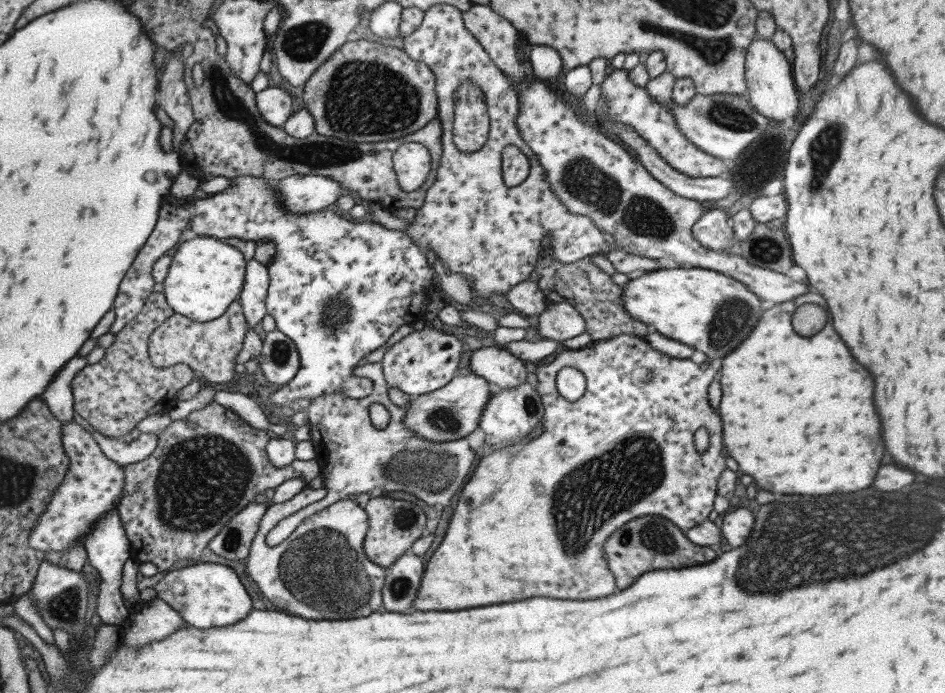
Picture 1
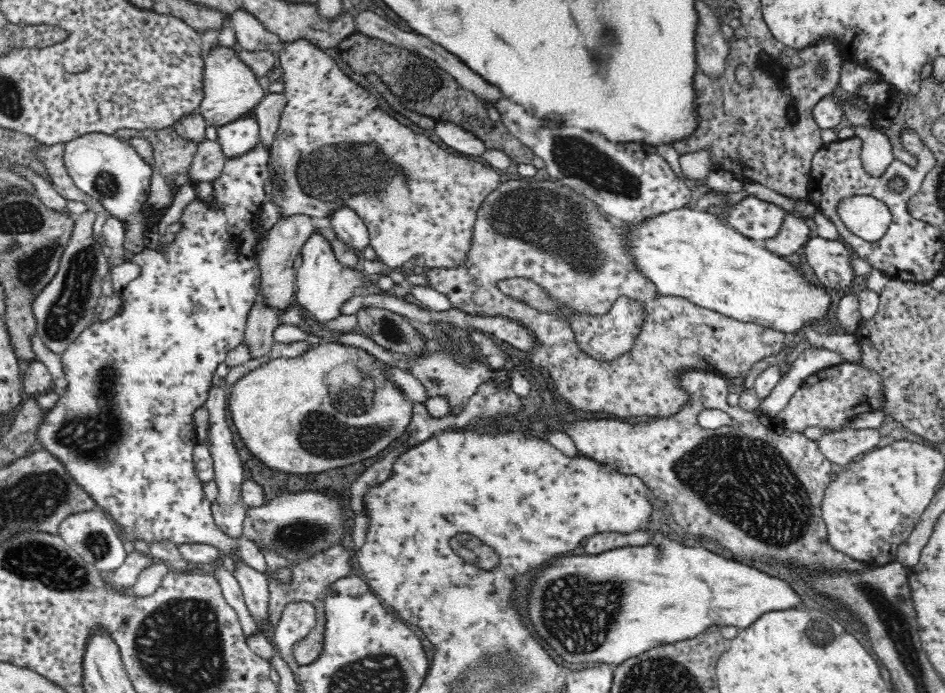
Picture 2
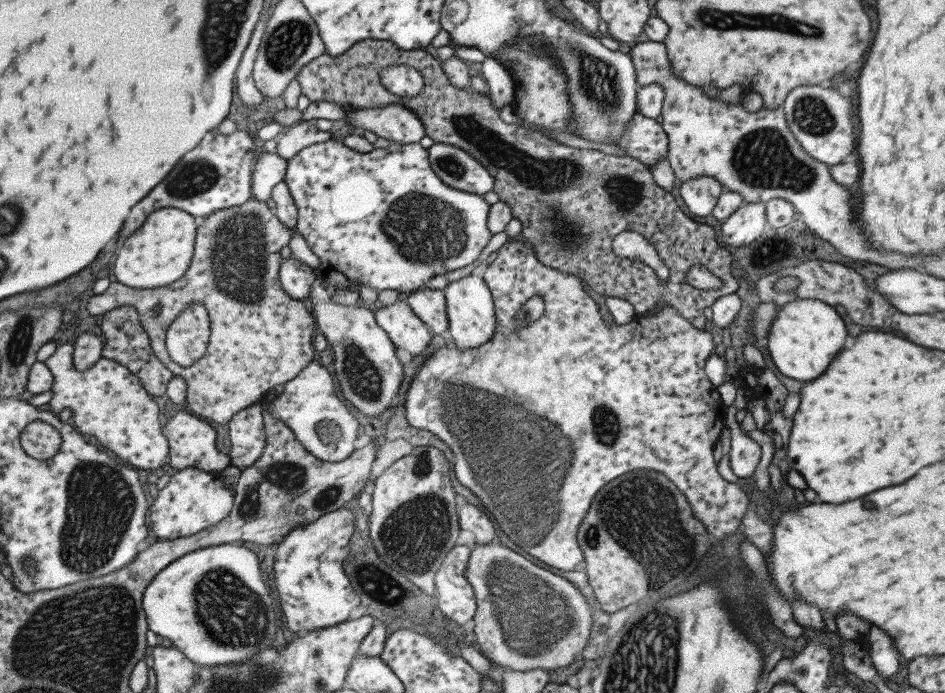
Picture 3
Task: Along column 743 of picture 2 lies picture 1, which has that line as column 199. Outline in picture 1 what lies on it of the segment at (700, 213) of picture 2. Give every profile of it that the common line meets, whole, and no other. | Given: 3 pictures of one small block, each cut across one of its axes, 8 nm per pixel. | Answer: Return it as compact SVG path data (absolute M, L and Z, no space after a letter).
M195 236L179 244L163 279L163 297L173 313L197 322L220 317L238 299L246 262L233 246L211 236Z

